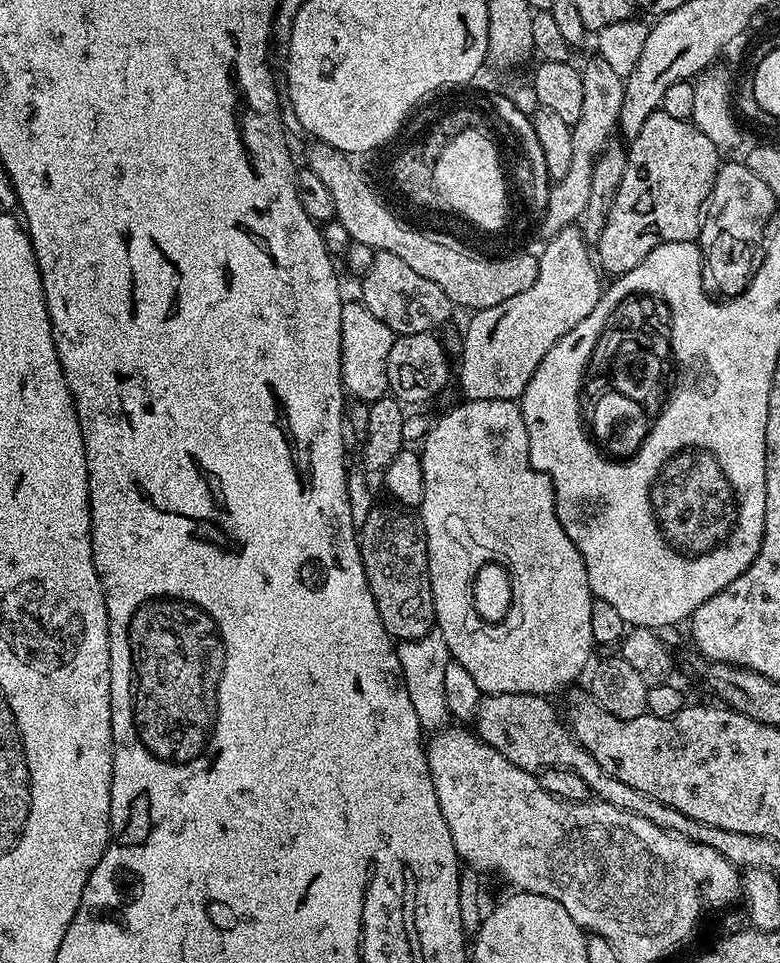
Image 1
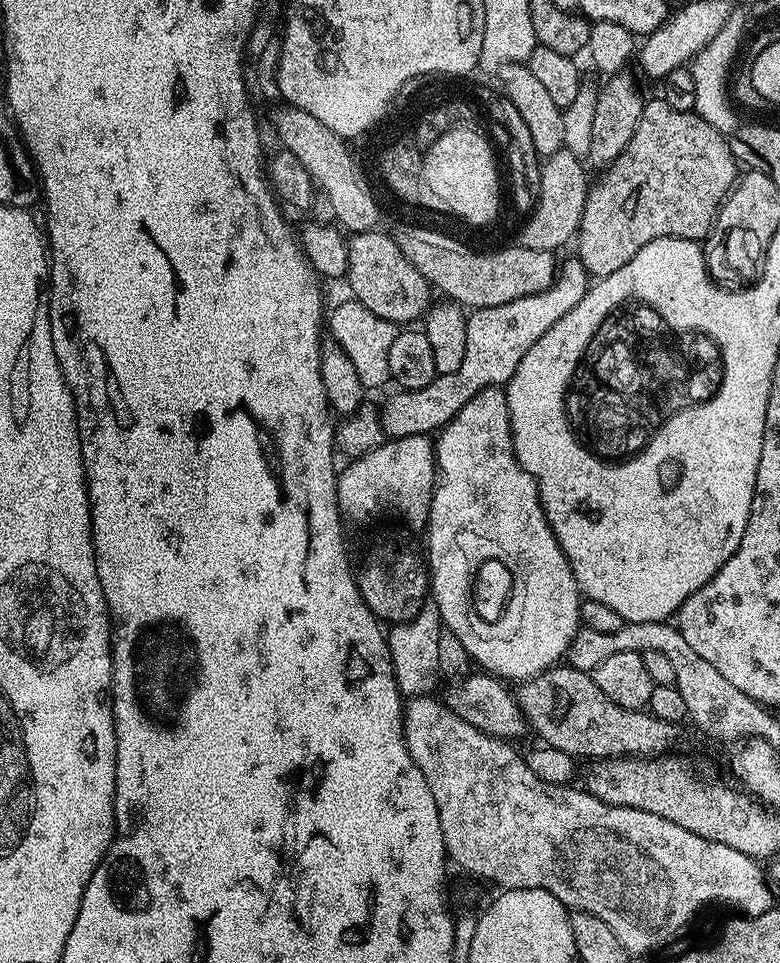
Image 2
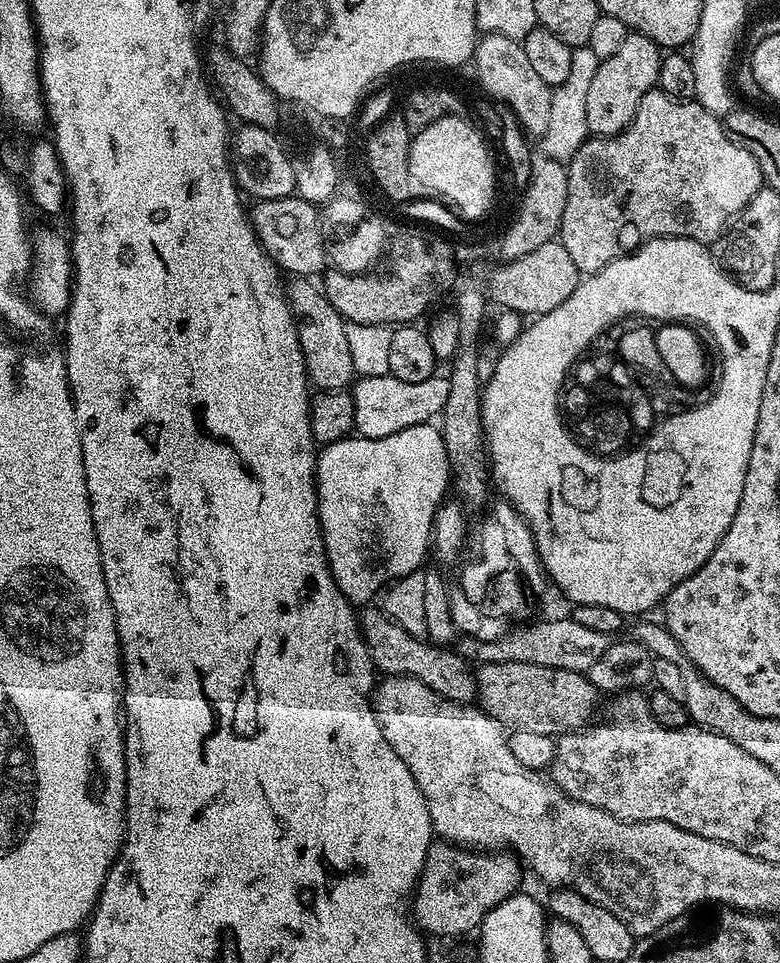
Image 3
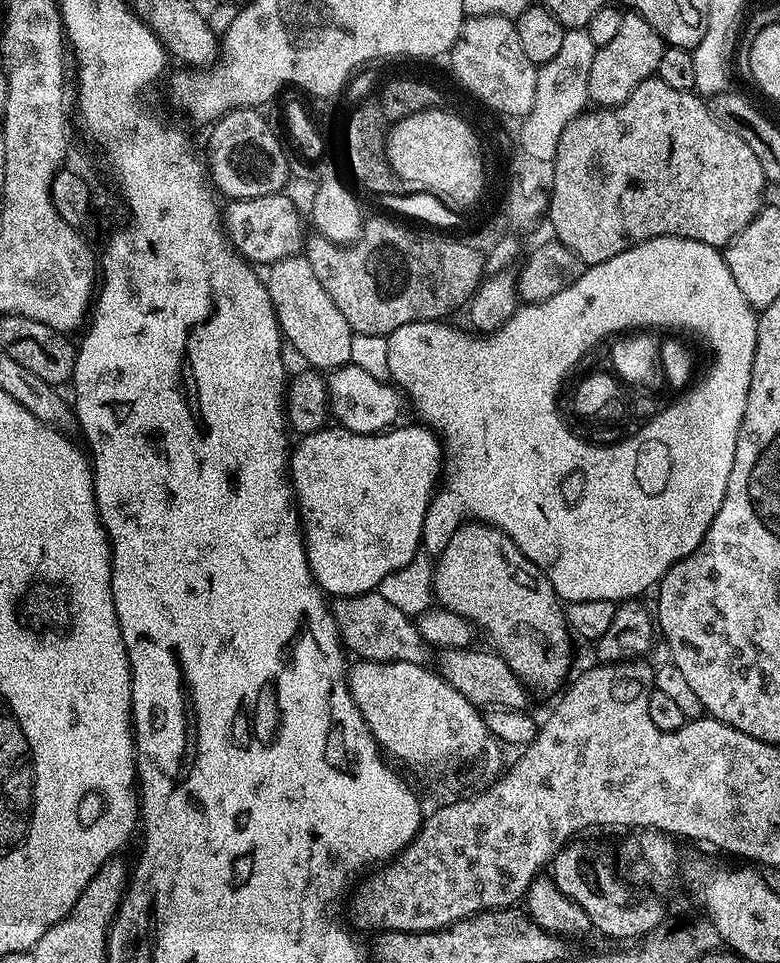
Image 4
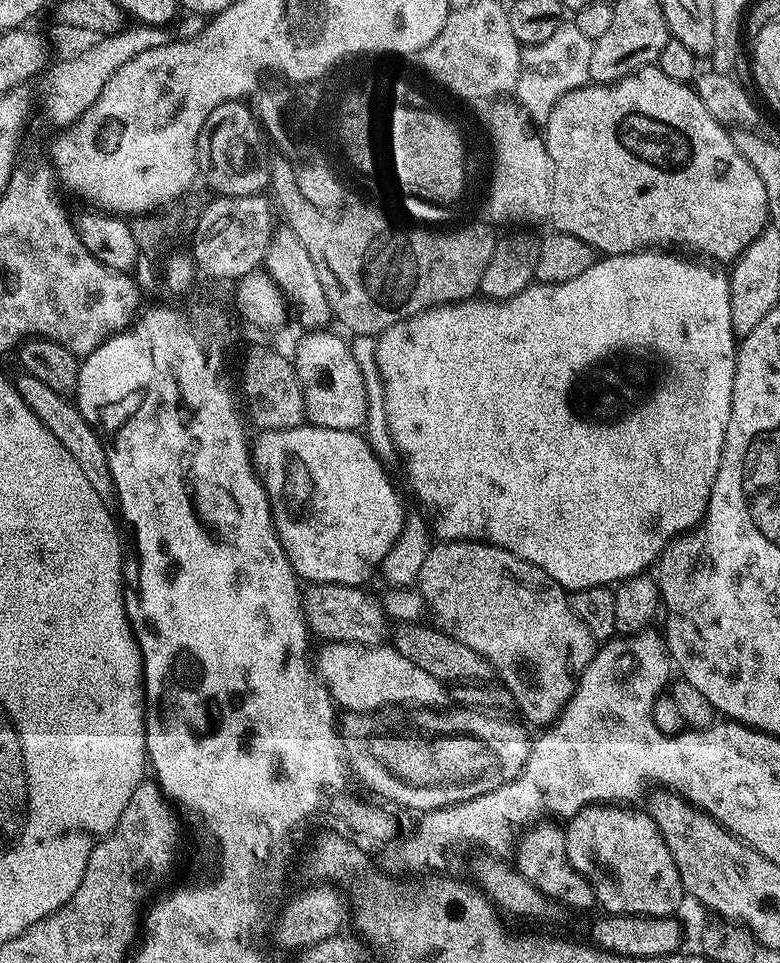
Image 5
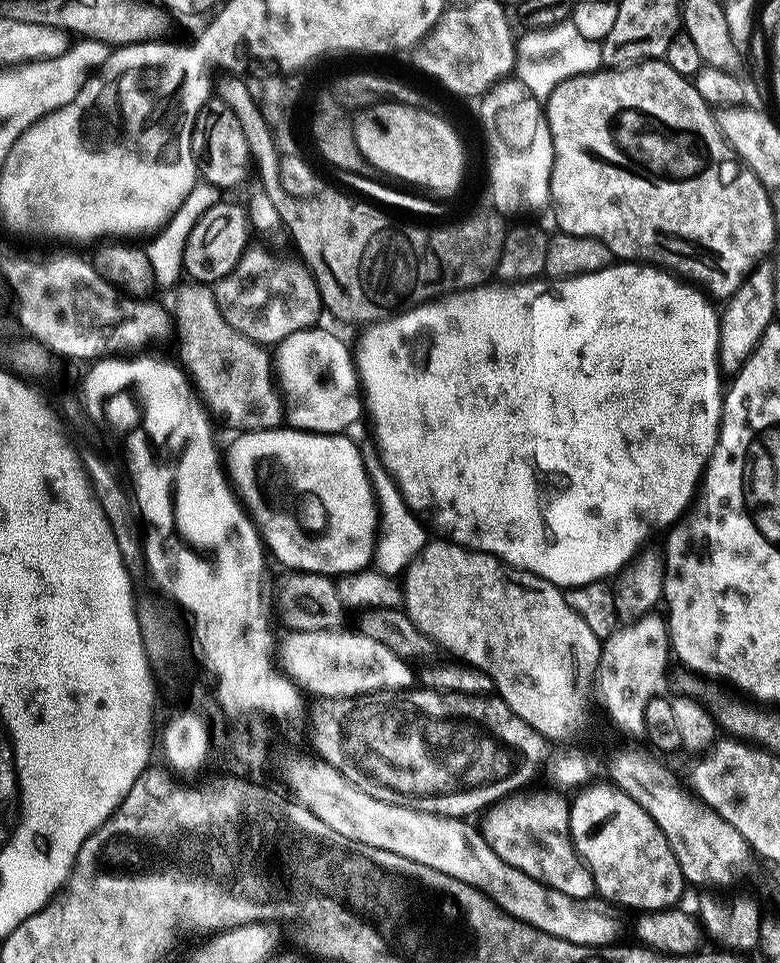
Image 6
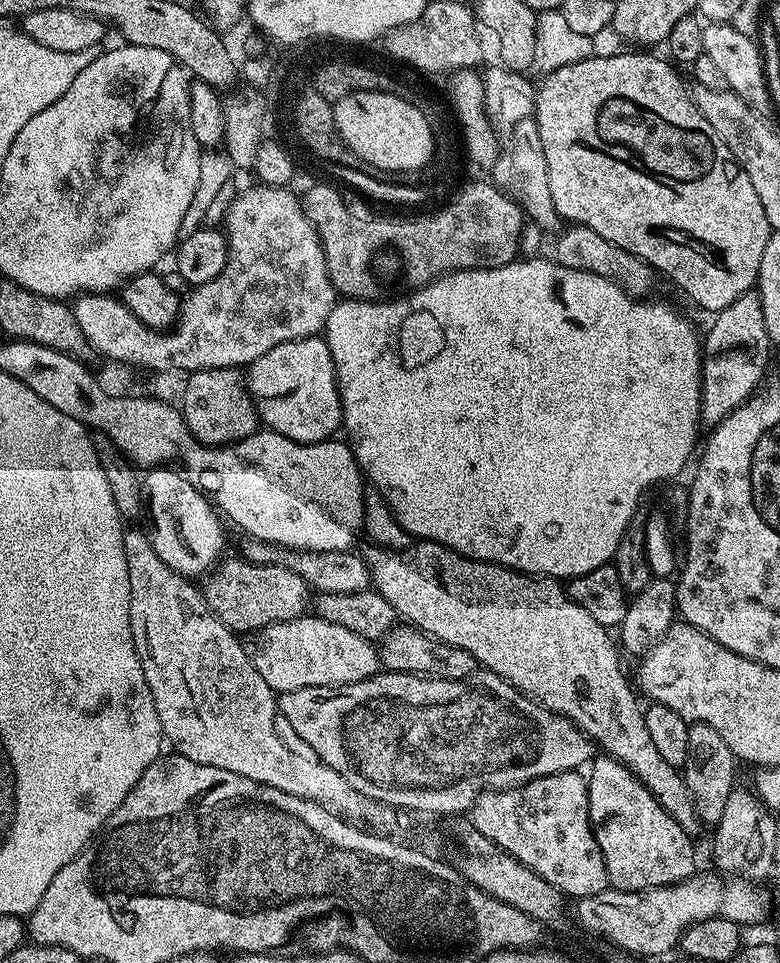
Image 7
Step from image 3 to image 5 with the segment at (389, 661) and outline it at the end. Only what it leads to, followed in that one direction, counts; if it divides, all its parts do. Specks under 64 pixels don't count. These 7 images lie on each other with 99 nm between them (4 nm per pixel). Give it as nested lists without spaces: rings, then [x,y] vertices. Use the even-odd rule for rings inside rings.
[[[309,583],[303,589],[300,608],[304,611],[304,619],[309,633],[313,637],[321,636],[321,641],[335,644],[363,644],[376,646],[384,636],[386,615],[384,605],[372,596],[352,594],[349,587],[343,584]]]

